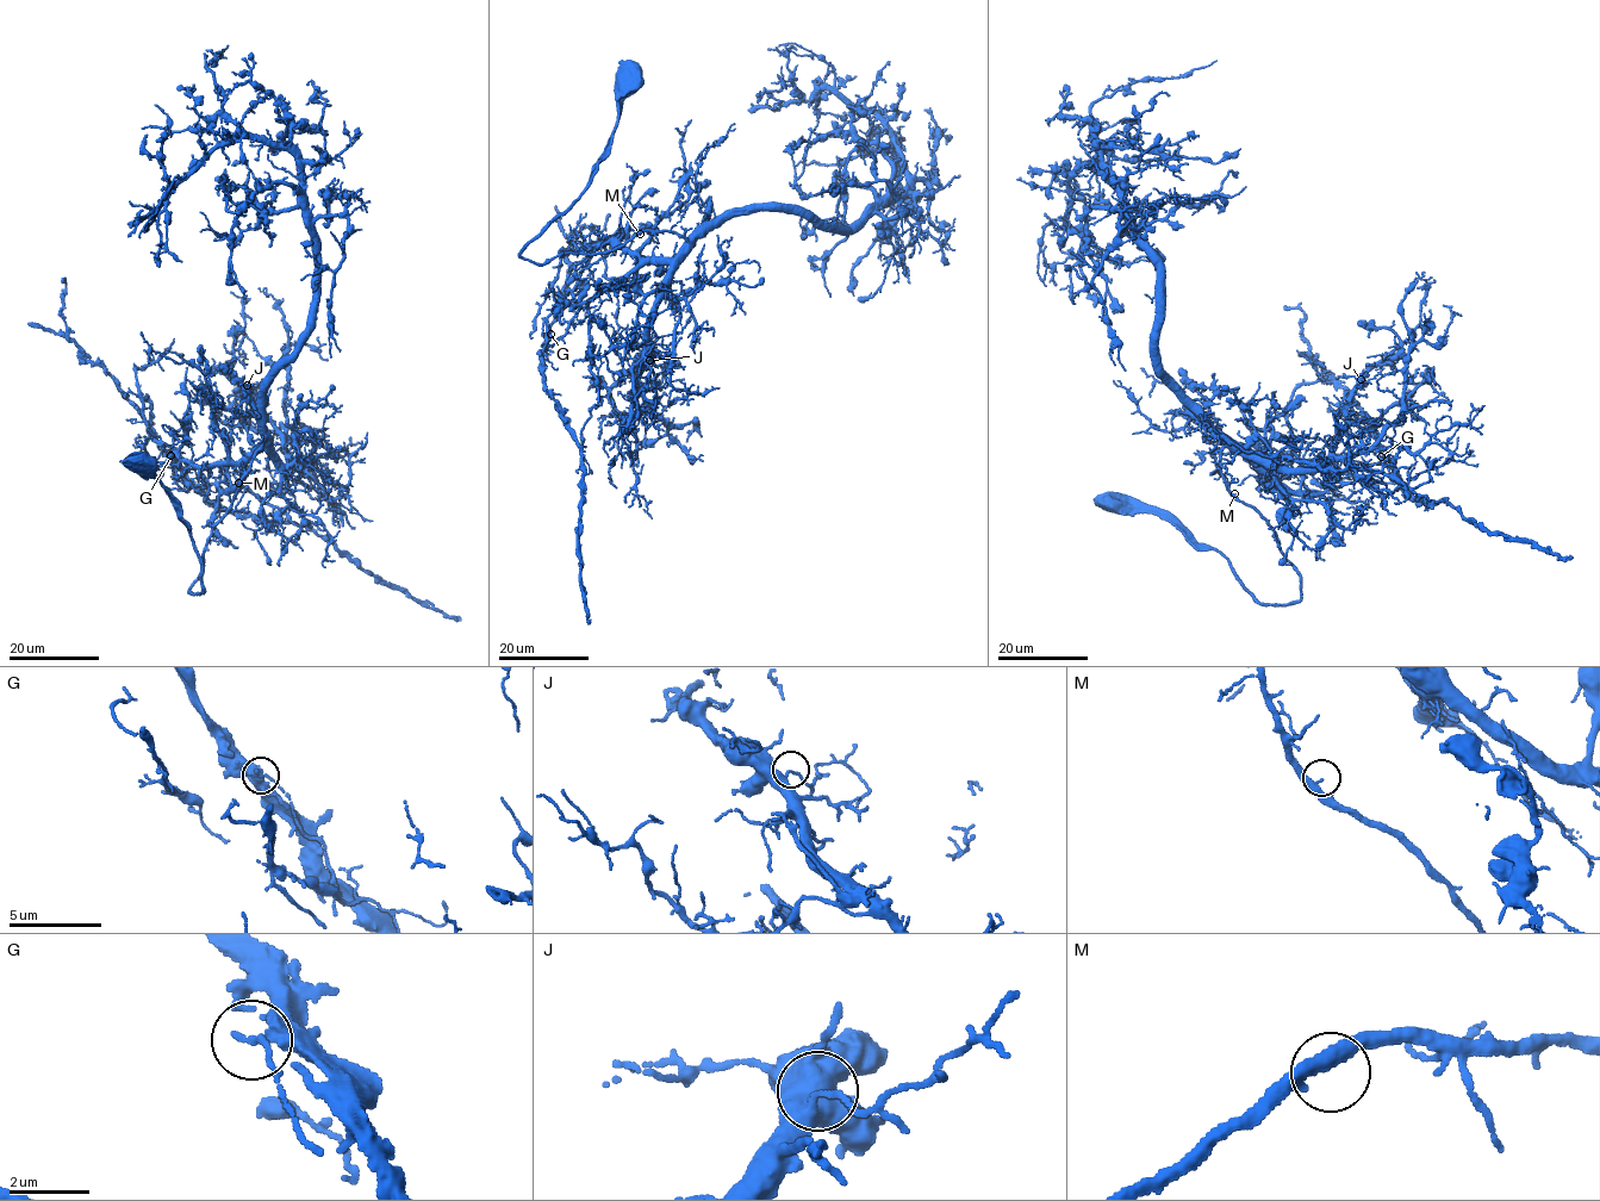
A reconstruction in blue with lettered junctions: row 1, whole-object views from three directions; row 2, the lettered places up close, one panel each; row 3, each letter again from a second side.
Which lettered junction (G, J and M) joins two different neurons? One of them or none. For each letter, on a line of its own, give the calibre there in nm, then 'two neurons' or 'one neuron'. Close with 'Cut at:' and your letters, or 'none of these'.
G: calibre 260 nm; two neurons
J: calibre 300 nm; one neuron
M: calibre 280 nm; one neuron
Cut at: G

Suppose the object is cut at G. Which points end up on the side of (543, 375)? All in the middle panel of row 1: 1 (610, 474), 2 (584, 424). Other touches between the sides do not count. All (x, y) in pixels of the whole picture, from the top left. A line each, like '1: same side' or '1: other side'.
1: other side
2: other side

